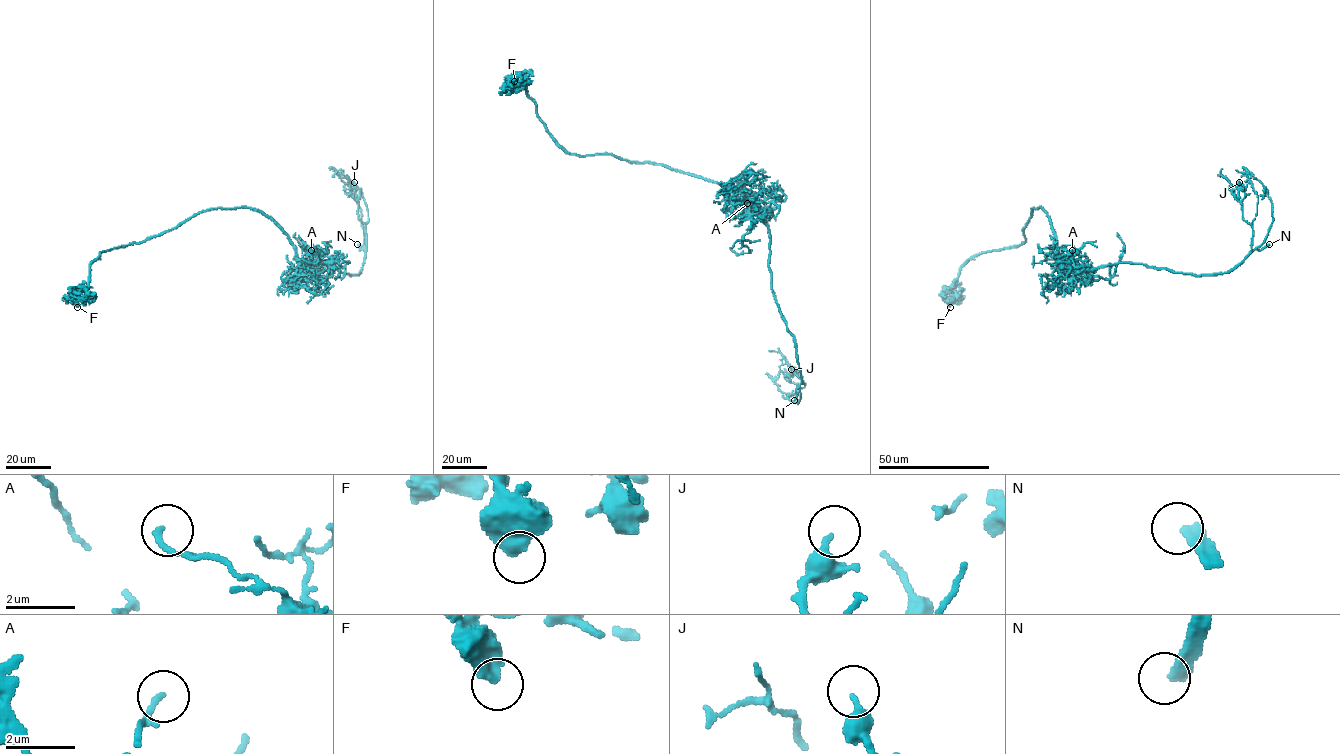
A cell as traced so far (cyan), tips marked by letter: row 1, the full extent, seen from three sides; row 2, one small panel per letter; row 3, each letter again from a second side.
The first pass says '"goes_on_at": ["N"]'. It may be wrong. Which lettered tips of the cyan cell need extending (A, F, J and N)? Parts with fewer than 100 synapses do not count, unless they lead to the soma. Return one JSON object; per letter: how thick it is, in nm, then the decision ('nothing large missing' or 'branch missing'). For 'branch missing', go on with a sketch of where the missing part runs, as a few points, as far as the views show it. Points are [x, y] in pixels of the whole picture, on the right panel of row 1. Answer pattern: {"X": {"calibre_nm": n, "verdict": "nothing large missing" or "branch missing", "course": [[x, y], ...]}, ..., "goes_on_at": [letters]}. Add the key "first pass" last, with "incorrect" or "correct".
{"A": {"calibre_nm": 160, "verdict": "nothing large missing"}, "F": {"calibre_nm": 550, "verdict": "nothing large missing"}, "J": {"calibre_nm": 320, "verdict": "nothing large missing"}, "N": {"calibre_nm": 360, "verdict": "branch missing", "course": [[1269, 244], [1300, 220]]}, "goes_on_at": ["N"], "first pass": "correct"}

